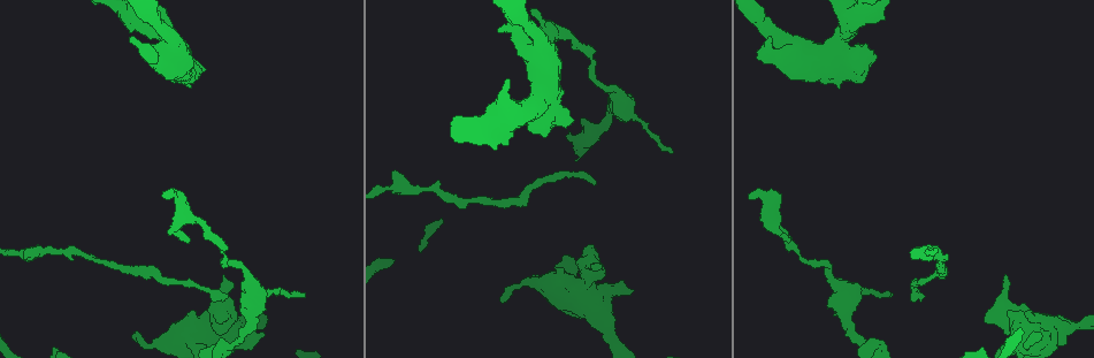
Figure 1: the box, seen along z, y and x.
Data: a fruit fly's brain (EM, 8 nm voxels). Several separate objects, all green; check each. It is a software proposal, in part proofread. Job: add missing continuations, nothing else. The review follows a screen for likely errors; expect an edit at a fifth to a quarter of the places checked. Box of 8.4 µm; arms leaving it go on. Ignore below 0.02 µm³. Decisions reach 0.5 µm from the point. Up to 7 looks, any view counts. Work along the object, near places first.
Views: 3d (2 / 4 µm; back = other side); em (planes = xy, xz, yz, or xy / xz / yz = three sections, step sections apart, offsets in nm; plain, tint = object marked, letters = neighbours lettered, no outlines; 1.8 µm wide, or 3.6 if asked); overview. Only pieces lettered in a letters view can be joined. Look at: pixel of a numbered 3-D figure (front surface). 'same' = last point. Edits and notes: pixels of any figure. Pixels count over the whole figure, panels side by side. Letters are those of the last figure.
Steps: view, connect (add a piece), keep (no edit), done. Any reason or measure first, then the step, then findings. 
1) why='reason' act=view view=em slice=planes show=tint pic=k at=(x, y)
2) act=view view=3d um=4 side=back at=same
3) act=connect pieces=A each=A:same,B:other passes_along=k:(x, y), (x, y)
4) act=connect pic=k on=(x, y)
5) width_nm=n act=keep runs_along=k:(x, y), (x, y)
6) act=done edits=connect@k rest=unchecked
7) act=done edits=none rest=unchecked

why='tapers out' act=view view=3d um=2 pic=1 at=(187, 237)

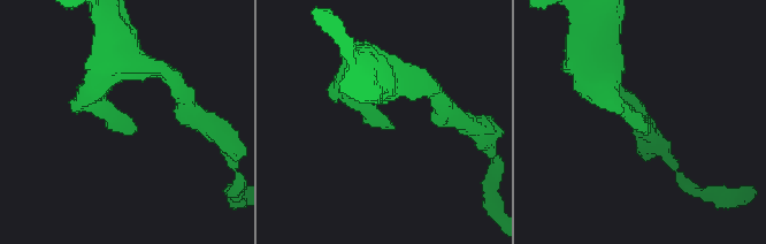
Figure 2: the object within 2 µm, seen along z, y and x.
act=view view=em slice=planes show=letters pic=2 at=(649, 126)

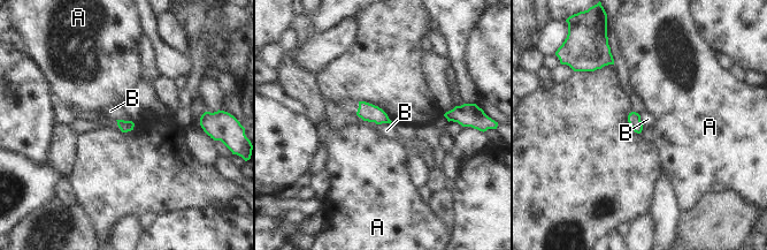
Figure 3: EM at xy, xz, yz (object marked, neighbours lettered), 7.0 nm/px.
longest_contact=B:110nm act=keep each=A:other,B:other border=3:(116, 119), (130, 121) found='none of them fits'

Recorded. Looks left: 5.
act=view view=3d um=2 pic=1 at=(921, 295)

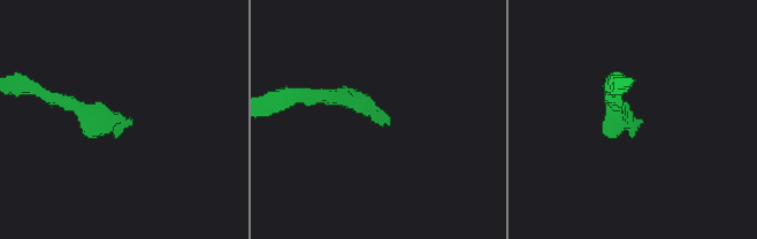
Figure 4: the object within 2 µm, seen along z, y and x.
why='now the EM' act=view view=em slice=xz step=8 show=letters pic=4 at=(639, 120)

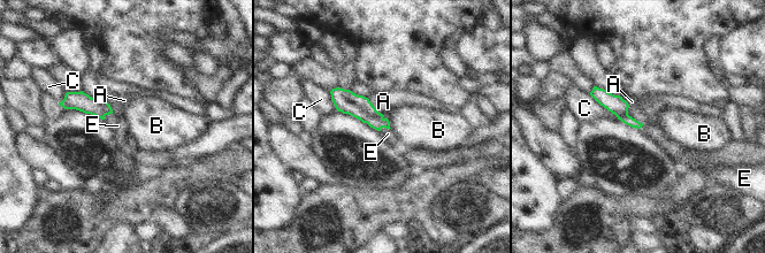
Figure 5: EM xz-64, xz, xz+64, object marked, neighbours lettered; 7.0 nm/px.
why='cut it another way' act=view view=em slice=planes show=letters at=same

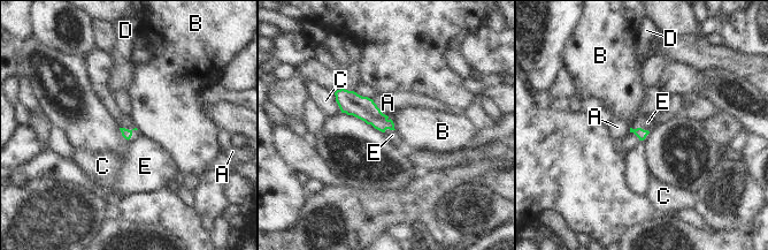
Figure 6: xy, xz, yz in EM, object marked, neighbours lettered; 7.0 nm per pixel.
act=connect pieces=A each=A:same,B:other,C:other,D:other,E:other passes_along=6:(351, 103), (378, 108), (388, 103) found='the cell continues'

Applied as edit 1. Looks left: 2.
act=view view=overview

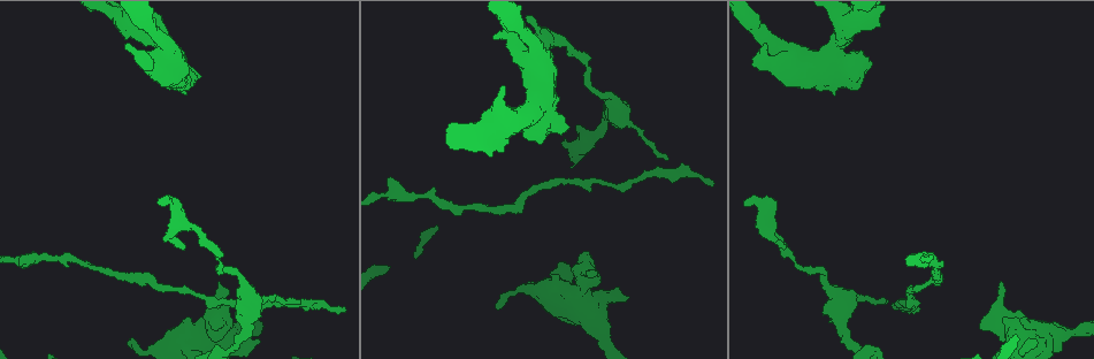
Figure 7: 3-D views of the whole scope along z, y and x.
why='an open end' act=view view=em slice=xy step=8 show=letters pic=7 at=(492, 36)

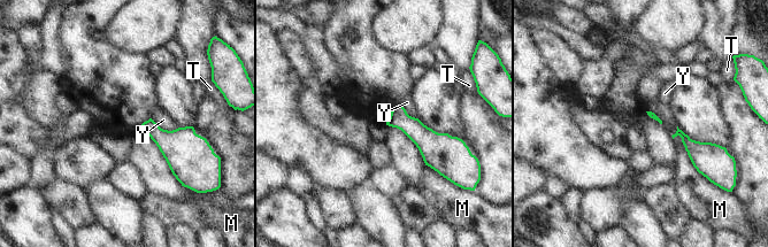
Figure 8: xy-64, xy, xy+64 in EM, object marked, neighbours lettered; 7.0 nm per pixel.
act=keep each=M:other,T:other,Y:other border=8:(676, 126), (674, 134), (701, 174) found='none of them fits'

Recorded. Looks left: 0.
act=done edits=connect@6 rest=unchecked

